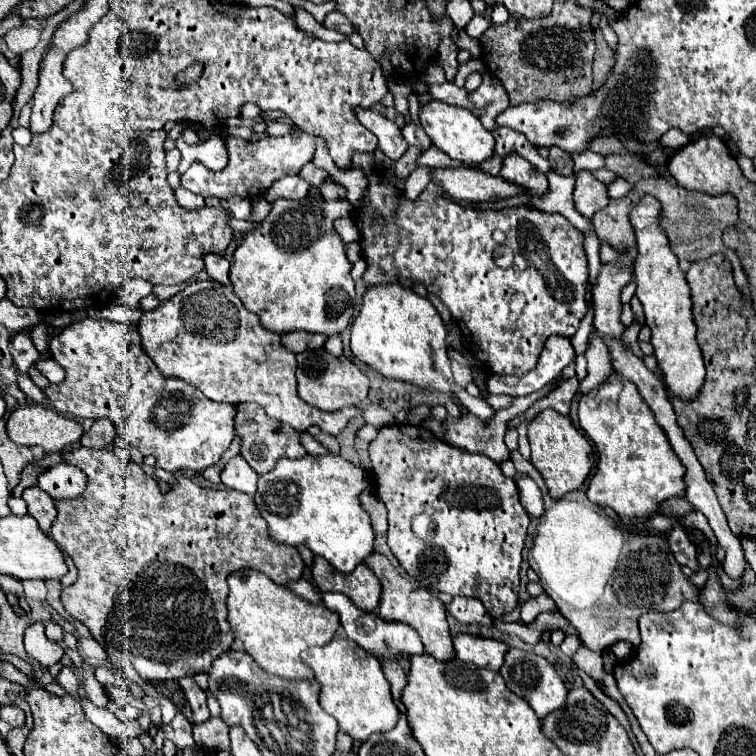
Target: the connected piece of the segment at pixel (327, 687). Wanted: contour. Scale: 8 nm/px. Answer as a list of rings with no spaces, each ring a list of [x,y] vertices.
[[[336,636],[326,646],[306,648],[302,660],[312,668],[314,680],[320,684],[320,706],[336,718],[338,730],[346,732],[352,740],[366,742],[368,736],[388,732],[396,726],[400,710],[392,700],[390,682],[386,680],[380,662],[360,650],[352,640]]]

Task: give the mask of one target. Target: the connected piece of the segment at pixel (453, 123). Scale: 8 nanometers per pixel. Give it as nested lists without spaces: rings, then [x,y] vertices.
[[[430,100],[420,110],[420,124],[428,134],[428,138],[432,140],[432,144],[438,150],[446,152],[450,158],[456,158],[462,162],[484,162],[486,158],[492,156],[492,148],[494,148],[492,132],[488,132],[482,126],[482,122],[466,108],[444,104],[440,100]]]

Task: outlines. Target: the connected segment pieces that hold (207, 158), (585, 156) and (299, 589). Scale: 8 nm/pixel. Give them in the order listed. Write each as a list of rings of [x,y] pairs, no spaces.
[[[212,136],[204,144],[188,145],[181,138],[176,140],[176,148],[182,154],[182,161],[178,172],[184,174],[194,160],[208,164],[210,168],[224,168],[226,164],[226,148],[222,136]]]
[[[592,150],[582,152],[582,154],[572,154],[572,158],[574,158],[574,166],[576,166],[574,172],[578,172],[578,170],[600,170],[604,166],[604,156],[596,154]]]
[[[304,578],[288,584],[288,588],[290,588],[296,596],[300,596],[302,600],[306,600],[306,602],[310,602],[310,604],[322,604],[322,598],[320,598],[318,588],[316,588],[314,584],[310,584],[308,580],[304,580]]]

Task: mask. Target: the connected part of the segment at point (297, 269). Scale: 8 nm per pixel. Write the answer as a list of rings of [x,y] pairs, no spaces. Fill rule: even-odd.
[[[308,194],[302,200],[276,200],[270,214],[262,220],[260,230],[244,234],[244,242],[236,248],[230,266],[230,284],[244,308],[260,316],[264,328],[278,334],[306,330],[324,336],[334,336],[348,328],[354,316],[356,292],[350,278],[352,264],[346,258],[340,236],[332,228],[332,220],[338,216],[352,216],[352,204],[346,198],[324,200],[320,194]]]

